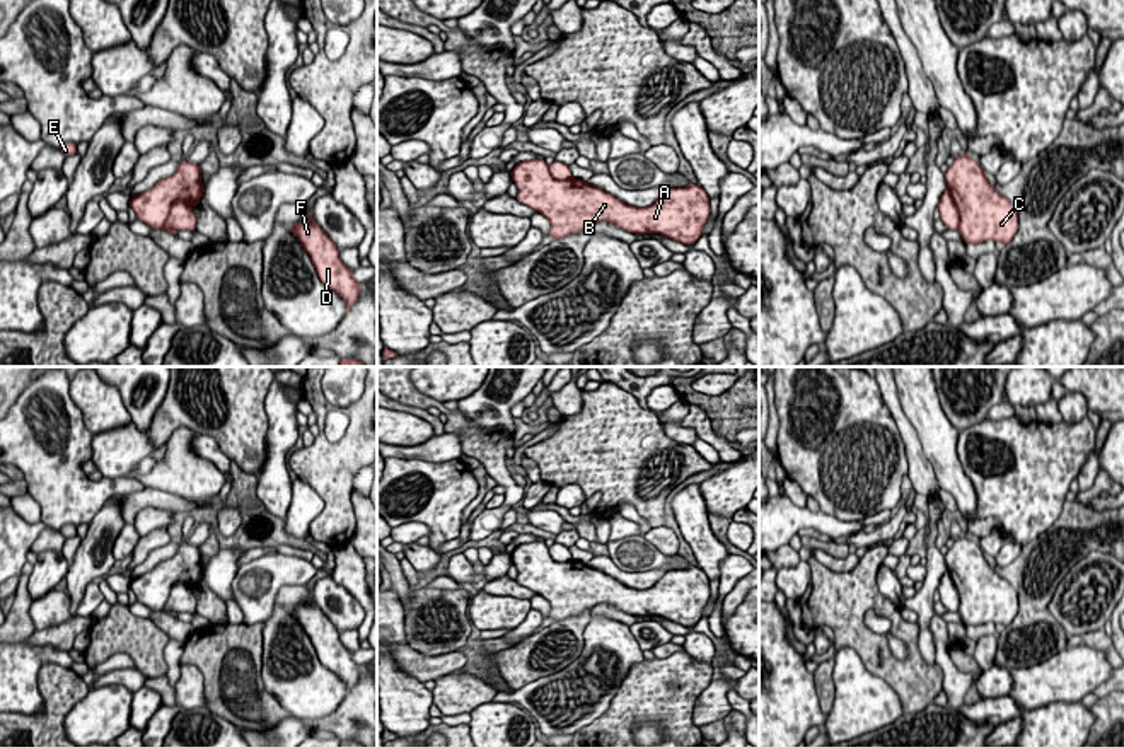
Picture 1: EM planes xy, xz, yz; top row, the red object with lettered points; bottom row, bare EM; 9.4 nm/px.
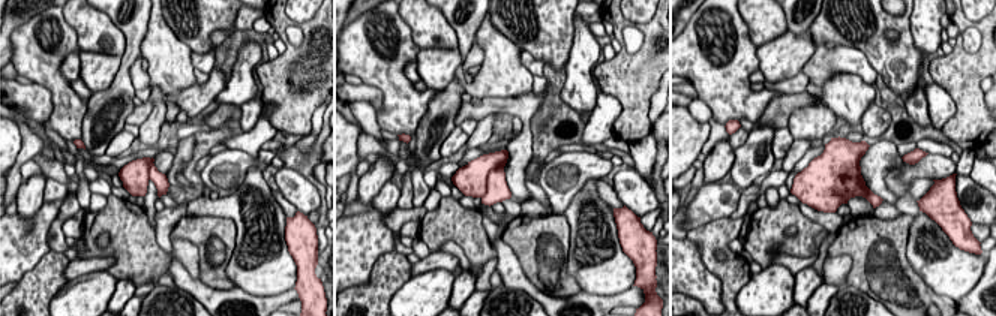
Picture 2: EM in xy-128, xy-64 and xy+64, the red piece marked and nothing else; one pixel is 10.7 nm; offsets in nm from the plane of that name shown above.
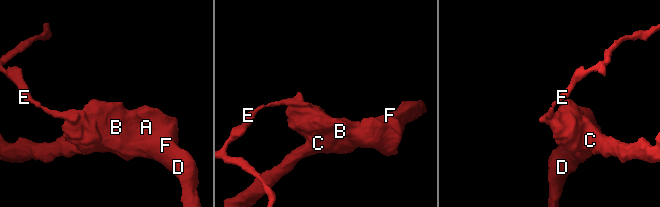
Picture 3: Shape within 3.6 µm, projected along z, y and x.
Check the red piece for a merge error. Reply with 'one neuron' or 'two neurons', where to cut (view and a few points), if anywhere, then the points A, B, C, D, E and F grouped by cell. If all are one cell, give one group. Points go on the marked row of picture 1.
two neurons; cut xy (191, 207), (176, 202), (171, 207), (164, 229); groups A B C D F / E

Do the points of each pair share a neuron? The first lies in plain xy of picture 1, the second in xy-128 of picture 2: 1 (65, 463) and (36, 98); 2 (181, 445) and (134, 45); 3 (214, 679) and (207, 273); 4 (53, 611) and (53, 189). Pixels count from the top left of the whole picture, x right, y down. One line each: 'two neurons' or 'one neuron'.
1: two neurons
2: two neurons
3: one neuron
4: one neuron

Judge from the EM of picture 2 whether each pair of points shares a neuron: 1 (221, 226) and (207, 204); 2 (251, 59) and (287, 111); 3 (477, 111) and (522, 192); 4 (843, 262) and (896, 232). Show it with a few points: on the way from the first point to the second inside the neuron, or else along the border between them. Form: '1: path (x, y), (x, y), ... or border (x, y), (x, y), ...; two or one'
1: border (186, 214), (230, 217), (236, 228), (236, 241); two
2: border (260, 63), (254, 69); two
3: path (507, 107), (525, 117), (518, 162); one
4: border (830, 255), (848, 255), (851, 258), (846, 285); two

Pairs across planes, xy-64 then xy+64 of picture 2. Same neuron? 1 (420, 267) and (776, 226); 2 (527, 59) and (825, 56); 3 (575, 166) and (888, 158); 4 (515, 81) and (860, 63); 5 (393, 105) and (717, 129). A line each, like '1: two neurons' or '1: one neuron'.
1: two neurons
2: one neuron
3: two neurons
4: two neurons
5: two neurons

